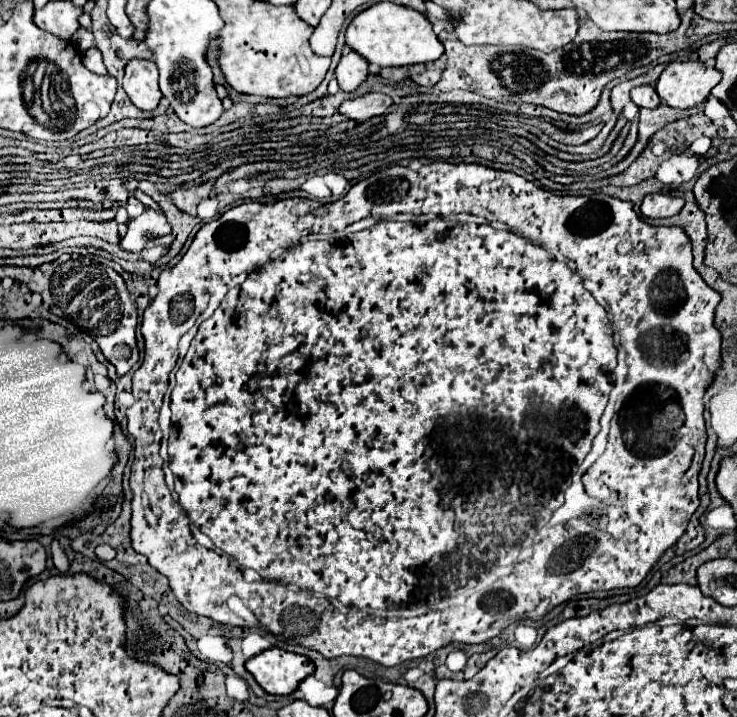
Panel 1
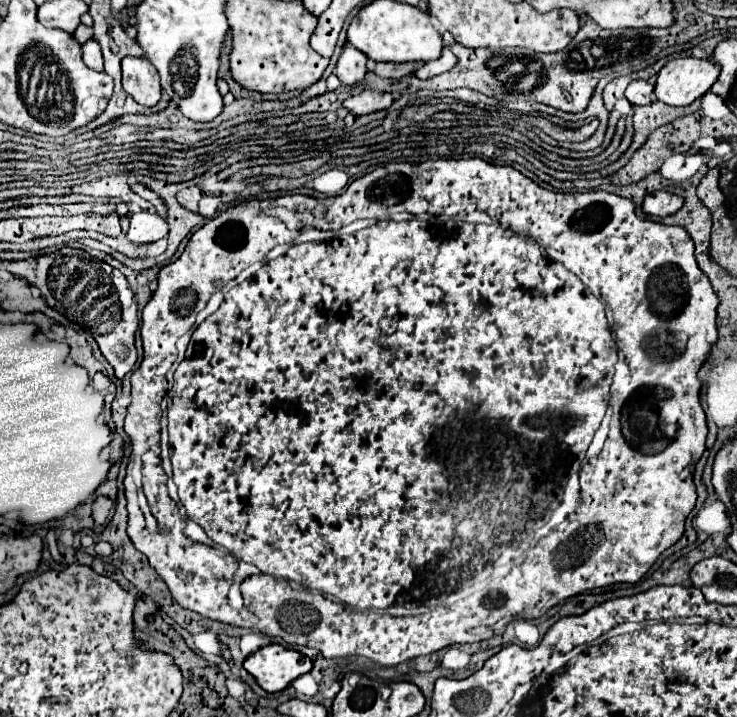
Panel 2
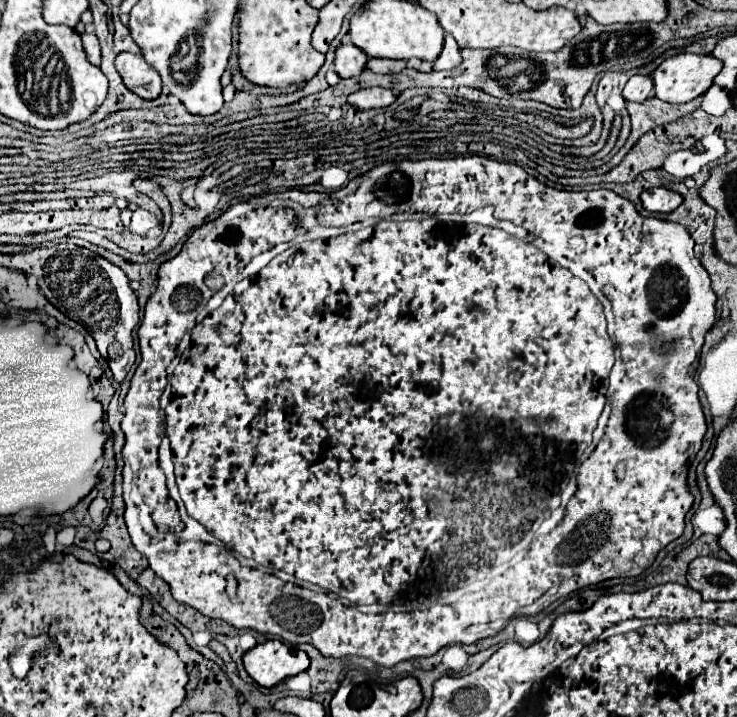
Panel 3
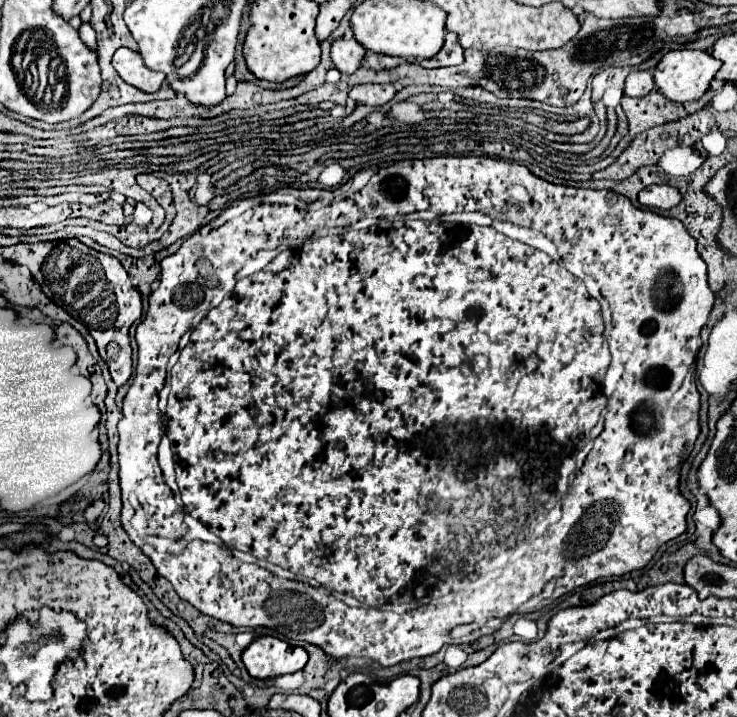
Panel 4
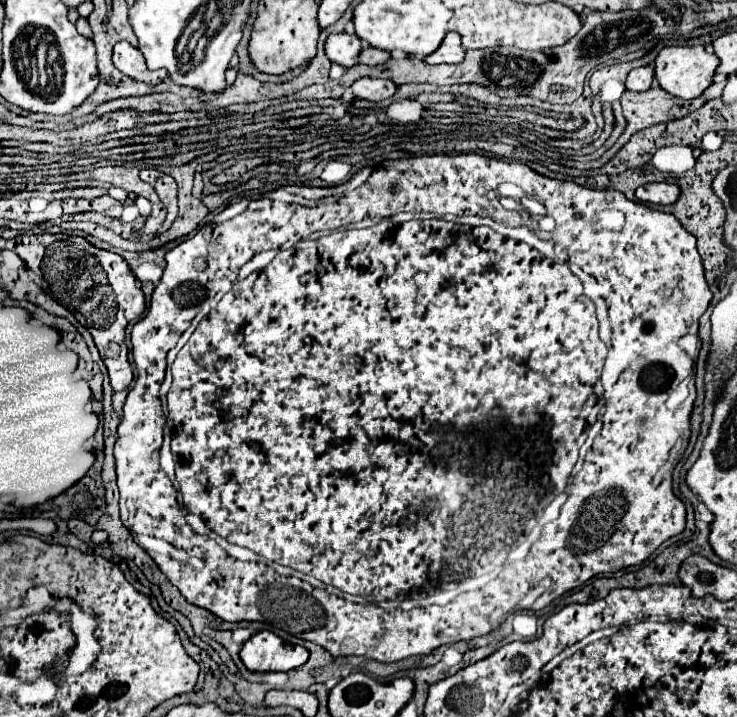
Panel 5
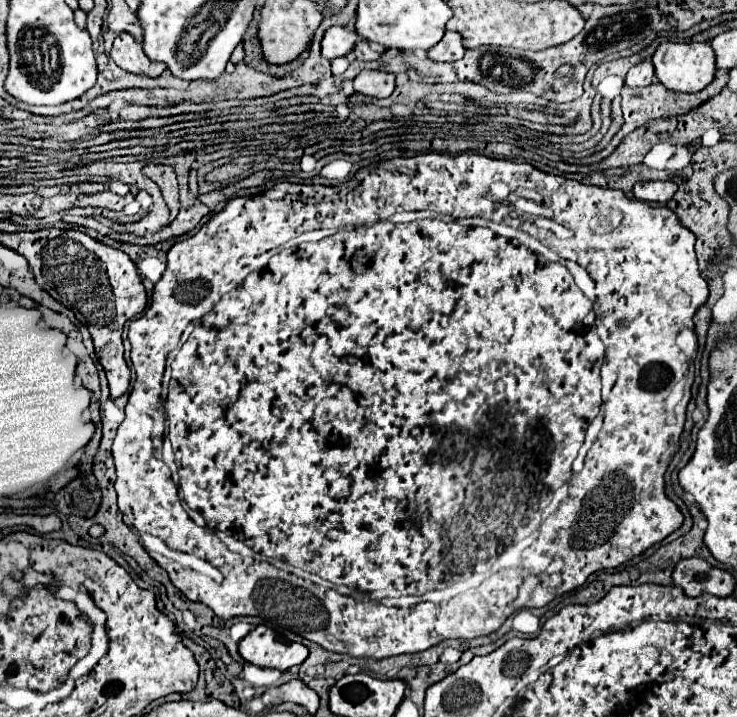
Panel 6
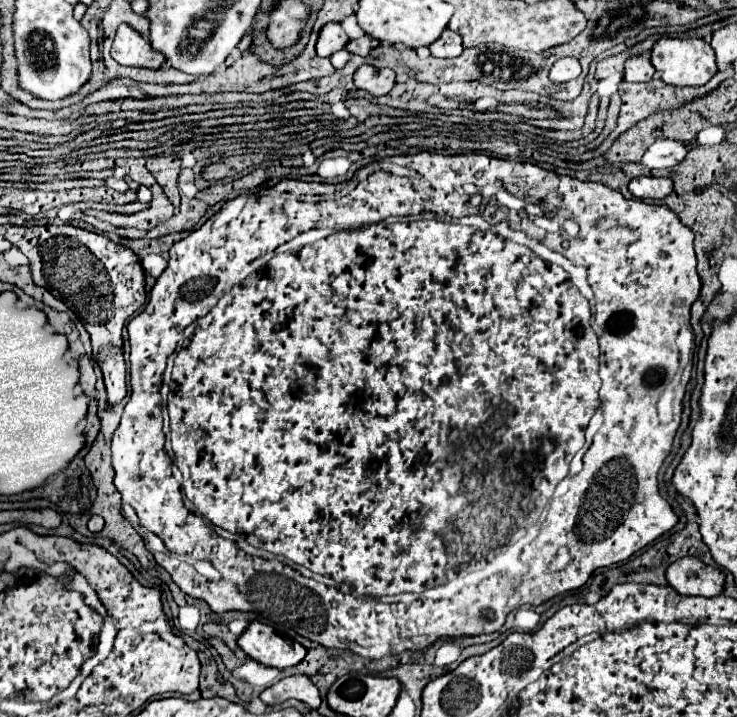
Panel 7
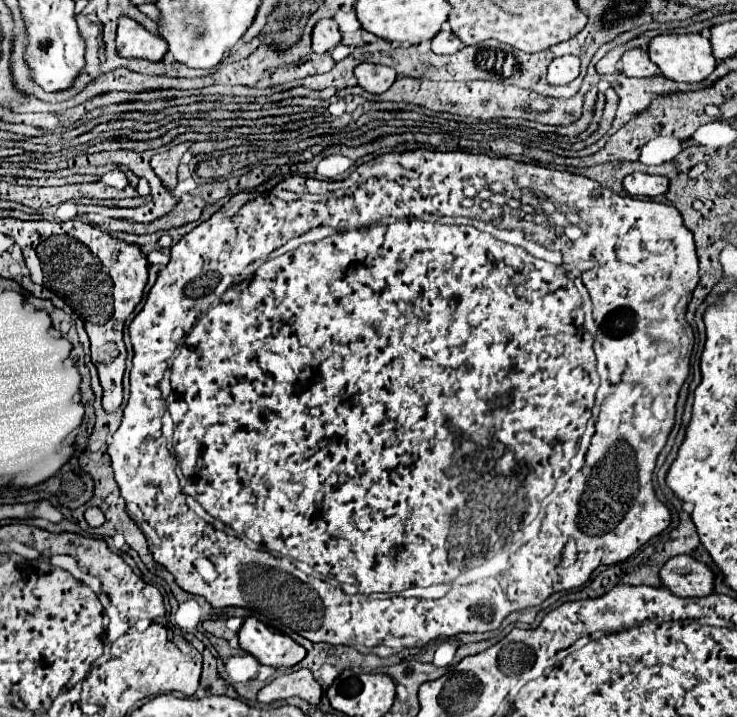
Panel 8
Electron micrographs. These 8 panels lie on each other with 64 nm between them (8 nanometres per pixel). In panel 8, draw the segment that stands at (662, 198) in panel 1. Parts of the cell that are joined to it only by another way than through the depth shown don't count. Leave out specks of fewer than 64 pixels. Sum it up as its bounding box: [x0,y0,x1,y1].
[624,174,668,196]

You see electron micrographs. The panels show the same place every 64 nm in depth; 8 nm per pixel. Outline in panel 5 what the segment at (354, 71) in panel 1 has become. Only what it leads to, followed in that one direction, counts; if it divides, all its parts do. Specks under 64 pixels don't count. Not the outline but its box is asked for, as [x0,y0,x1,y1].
[326,34,362,68]

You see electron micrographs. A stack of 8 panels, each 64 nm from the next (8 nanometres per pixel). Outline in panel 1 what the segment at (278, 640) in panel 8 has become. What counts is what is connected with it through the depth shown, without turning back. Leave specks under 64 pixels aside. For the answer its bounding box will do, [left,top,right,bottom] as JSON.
[246,648,314,696]

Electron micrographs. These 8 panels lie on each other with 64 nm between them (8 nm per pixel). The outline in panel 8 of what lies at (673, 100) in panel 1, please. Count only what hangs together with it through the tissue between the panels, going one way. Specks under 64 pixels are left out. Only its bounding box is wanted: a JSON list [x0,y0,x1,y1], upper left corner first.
[648,34,716,82]

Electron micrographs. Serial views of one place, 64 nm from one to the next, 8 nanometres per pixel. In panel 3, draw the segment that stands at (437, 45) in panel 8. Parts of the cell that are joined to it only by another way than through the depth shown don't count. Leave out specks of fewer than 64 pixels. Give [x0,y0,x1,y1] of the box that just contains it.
[420,36,460,72]

